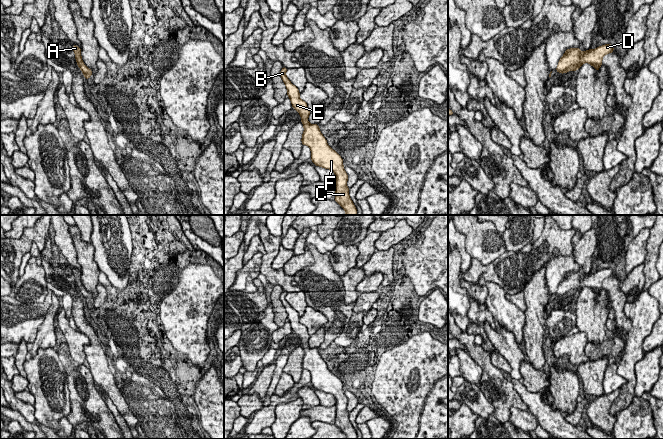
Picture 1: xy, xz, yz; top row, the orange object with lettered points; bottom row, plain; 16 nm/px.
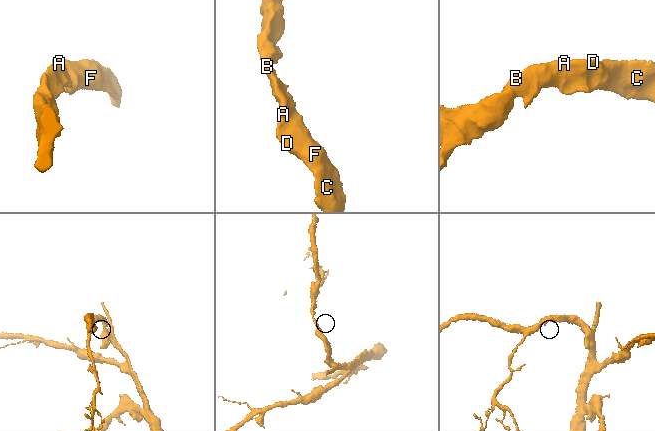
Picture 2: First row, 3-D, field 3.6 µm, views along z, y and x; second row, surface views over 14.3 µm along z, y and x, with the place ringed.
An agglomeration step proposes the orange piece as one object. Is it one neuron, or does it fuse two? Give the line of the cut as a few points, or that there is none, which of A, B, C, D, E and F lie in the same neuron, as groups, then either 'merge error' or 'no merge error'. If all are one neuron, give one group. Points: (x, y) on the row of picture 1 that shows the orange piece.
no cut; A B C D E F; no merge error

